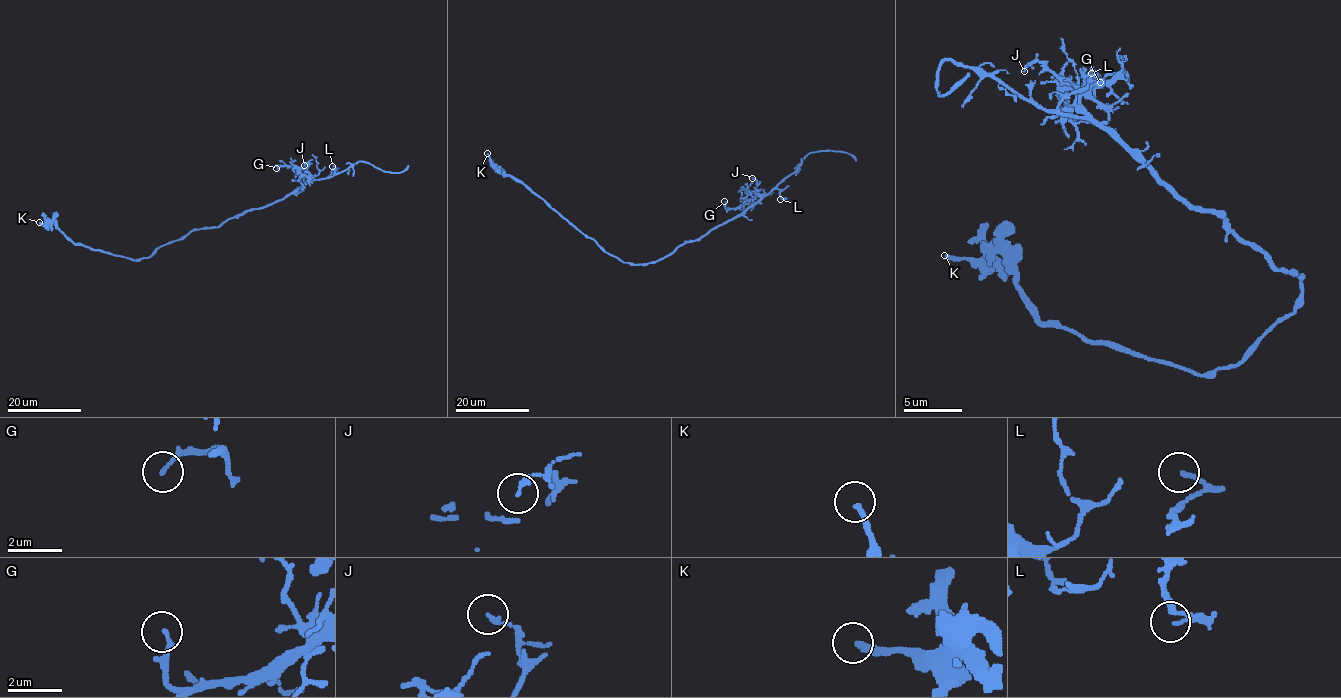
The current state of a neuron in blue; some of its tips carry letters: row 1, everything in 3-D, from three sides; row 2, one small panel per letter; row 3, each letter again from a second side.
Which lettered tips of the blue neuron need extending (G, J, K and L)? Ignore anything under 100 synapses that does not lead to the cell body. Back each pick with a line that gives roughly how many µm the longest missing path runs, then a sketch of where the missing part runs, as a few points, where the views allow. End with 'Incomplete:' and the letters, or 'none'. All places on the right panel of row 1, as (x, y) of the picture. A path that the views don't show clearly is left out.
Incomplete: none

